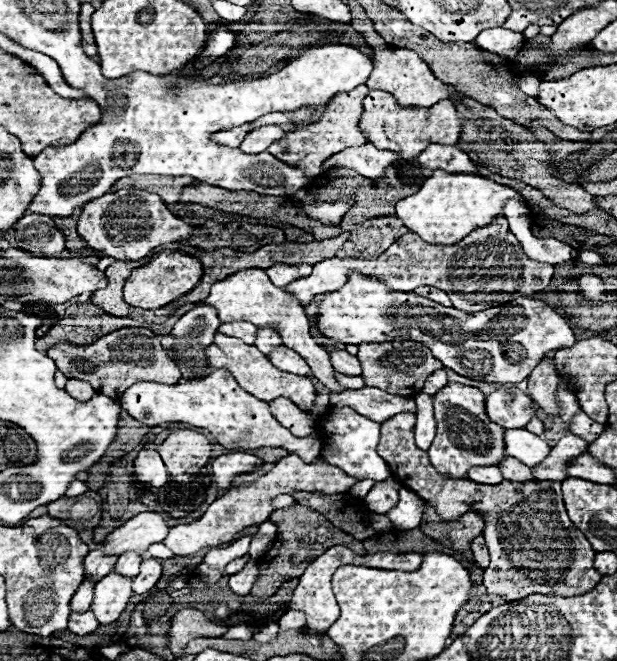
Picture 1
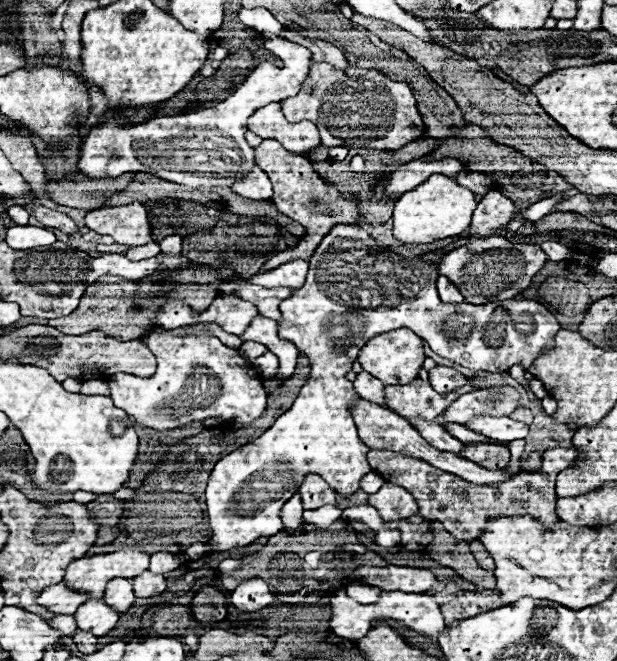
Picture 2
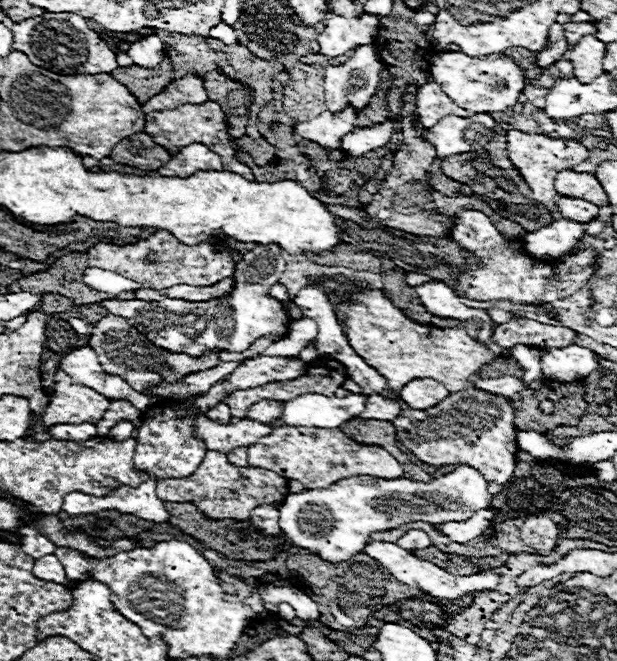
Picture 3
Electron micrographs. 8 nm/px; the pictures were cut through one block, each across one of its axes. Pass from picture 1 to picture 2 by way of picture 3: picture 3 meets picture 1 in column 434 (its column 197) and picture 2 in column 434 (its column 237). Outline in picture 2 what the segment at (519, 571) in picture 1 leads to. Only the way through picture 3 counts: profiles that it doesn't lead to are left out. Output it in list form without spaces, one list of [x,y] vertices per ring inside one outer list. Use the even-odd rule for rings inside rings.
[[[550,448],[544,452],[542,468],[538,472],[520,472],[506,484],[490,484],[490,486],[476,486],[470,484],[454,474],[442,472],[434,468],[432,464],[426,464],[418,458],[404,456],[392,450],[372,450],[366,454],[368,464],[374,472],[378,472],[386,482],[398,484],[414,494],[420,514],[426,520],[440,520],[444,522],[444,528],[456,538],[456,540],[476,540],[484,534],[486,520],[502,518],[502,516],[532,516],[536,522],[540,522],[546,528],[552,528],[558,524],[556,516],[556,492],[554,482],[556,476],[566,464],[572,464],[576,456],[574,448]]]

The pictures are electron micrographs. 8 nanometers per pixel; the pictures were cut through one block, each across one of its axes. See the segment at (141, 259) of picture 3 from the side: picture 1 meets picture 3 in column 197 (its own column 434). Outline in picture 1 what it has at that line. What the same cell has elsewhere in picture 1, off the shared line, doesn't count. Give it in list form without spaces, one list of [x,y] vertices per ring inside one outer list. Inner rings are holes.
[[[498,218],[494,220],[494,224],[470,232],[470,236],[452,246],[434,246],[424,242],[418,234],[408,232],[374,260],[326,258],[314,266],[314,274],[294,280],[284,290],[292,292],[300,300],[300,304],[306,306],[314,294],[328,294],[342,288],[352,272],[360,272],[370,278],[380,278],[390,290],[396,292],[410,292],[418,286],[436,286],[450,296],[456,308],[474,312],[484,310],[484,302],[470,302],[470,294],[522,292],[522,296],[532,296],[536,292],[542,292],[550,284],[554,266],[530,260],[522,252],[522,246],[514,238],[514,234],[510,232],[508,222],[504,218]]]

